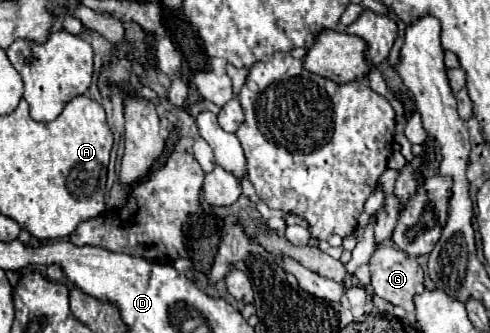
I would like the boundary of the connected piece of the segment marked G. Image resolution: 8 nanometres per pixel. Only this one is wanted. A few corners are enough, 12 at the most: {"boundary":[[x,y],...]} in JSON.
{"boundary":[[389,244],[369,260],[375,294],[415,310],[423,270]]}

